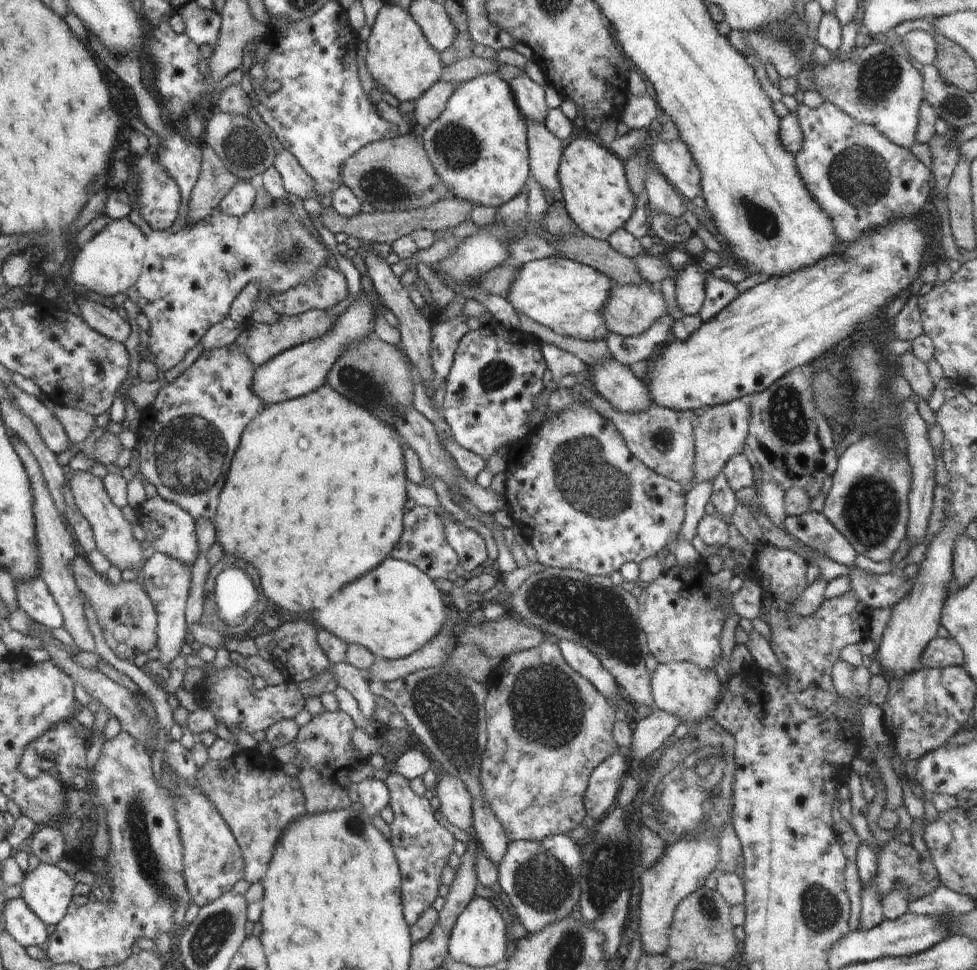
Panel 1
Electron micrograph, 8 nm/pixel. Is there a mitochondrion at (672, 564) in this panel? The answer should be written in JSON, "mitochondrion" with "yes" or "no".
{"mitochondrion":"no"}

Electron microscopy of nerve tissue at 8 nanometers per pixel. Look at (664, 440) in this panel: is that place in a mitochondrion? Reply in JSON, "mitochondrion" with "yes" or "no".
{"mitochondrion":"yes"}

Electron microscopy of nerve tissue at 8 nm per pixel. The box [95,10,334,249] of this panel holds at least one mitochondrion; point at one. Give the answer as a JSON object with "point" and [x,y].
{"point":[244,149]}

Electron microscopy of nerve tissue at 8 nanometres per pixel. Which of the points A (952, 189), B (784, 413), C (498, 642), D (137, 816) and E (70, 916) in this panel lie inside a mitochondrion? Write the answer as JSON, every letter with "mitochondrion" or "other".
{"A":"other","B":"mitochondrion","C":"other","D":"mitochondrion","E":"other"}

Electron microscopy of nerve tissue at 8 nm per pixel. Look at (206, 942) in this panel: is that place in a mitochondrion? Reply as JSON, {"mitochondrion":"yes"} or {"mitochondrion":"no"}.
{"mitochondrion":"yes"}

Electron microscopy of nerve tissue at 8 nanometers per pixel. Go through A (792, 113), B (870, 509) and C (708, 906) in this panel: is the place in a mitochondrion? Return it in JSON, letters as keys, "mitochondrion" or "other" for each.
{"A":"other","B":"mitochondrion","C":"mitochondrion"}

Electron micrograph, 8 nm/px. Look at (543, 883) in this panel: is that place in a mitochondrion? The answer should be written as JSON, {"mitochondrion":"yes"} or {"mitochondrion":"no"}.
{"mitochondrion":"yes"}

